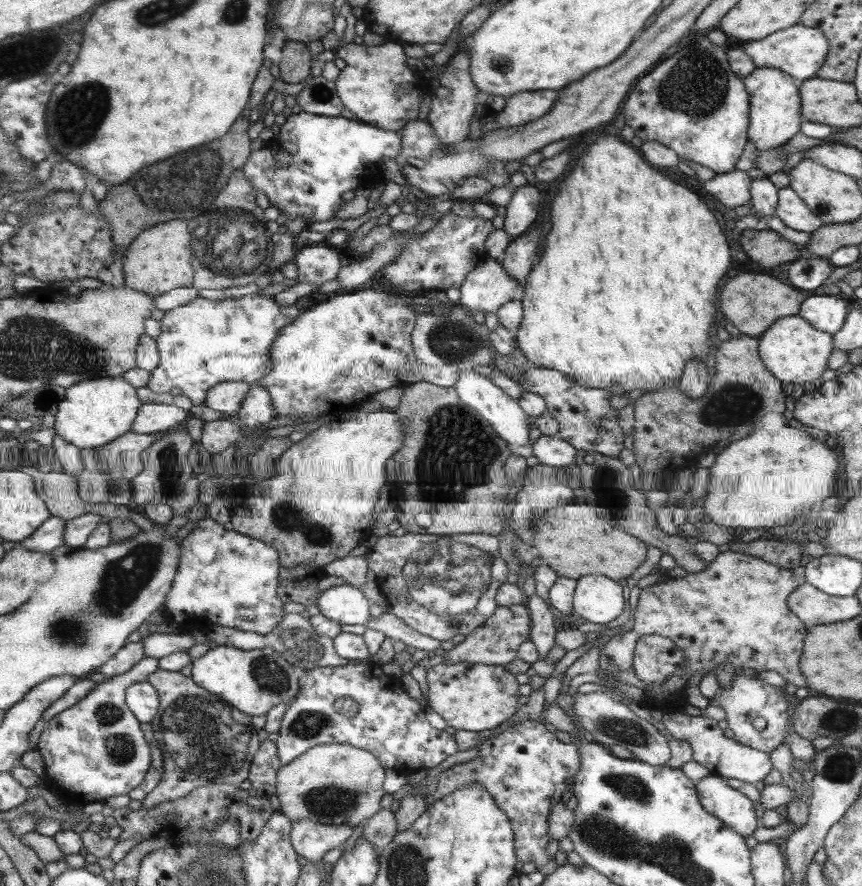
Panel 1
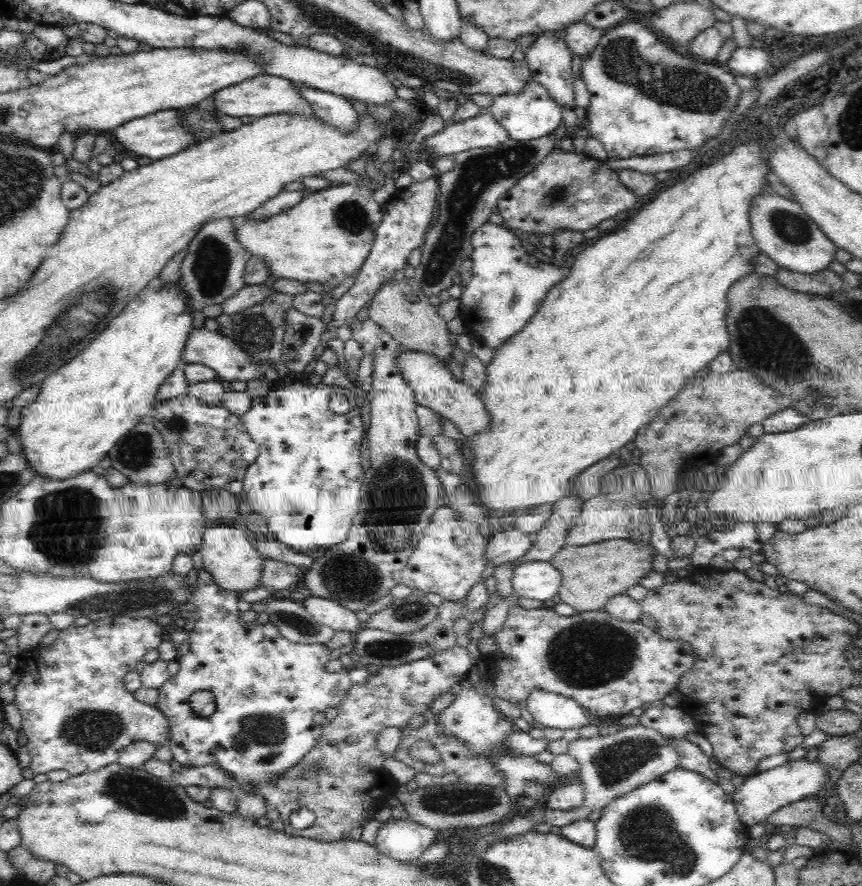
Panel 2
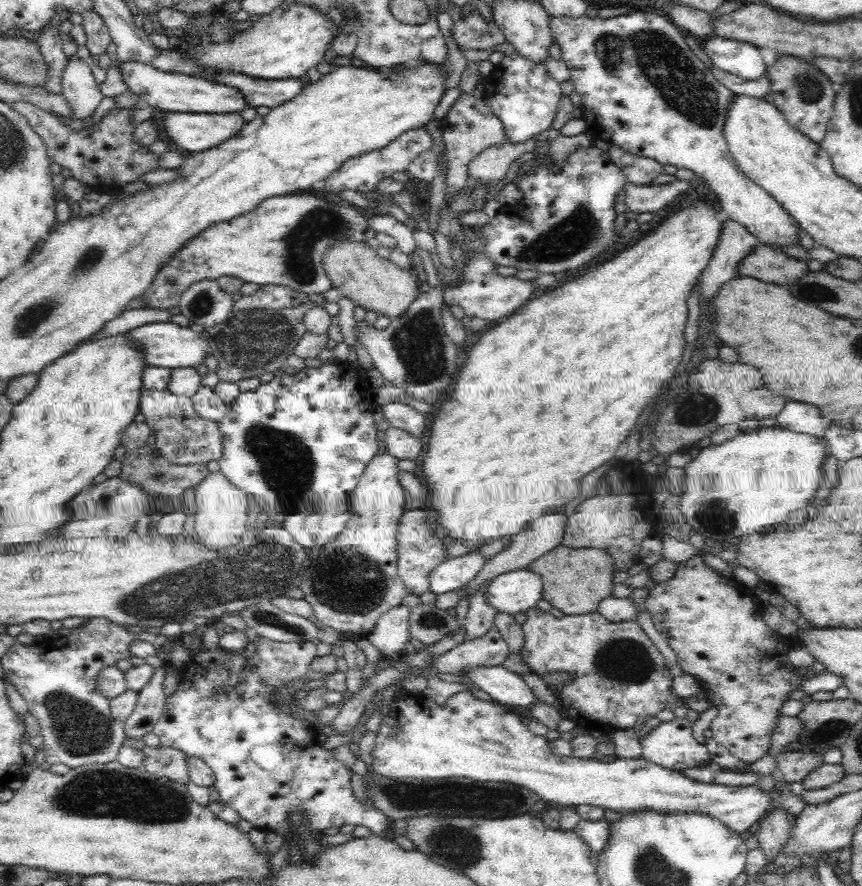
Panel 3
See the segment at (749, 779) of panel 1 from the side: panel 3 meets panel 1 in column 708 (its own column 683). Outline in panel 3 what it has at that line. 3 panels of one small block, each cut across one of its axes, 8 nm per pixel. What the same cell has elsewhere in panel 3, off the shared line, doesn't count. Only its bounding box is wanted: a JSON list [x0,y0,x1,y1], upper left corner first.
[641,717,711,771]

